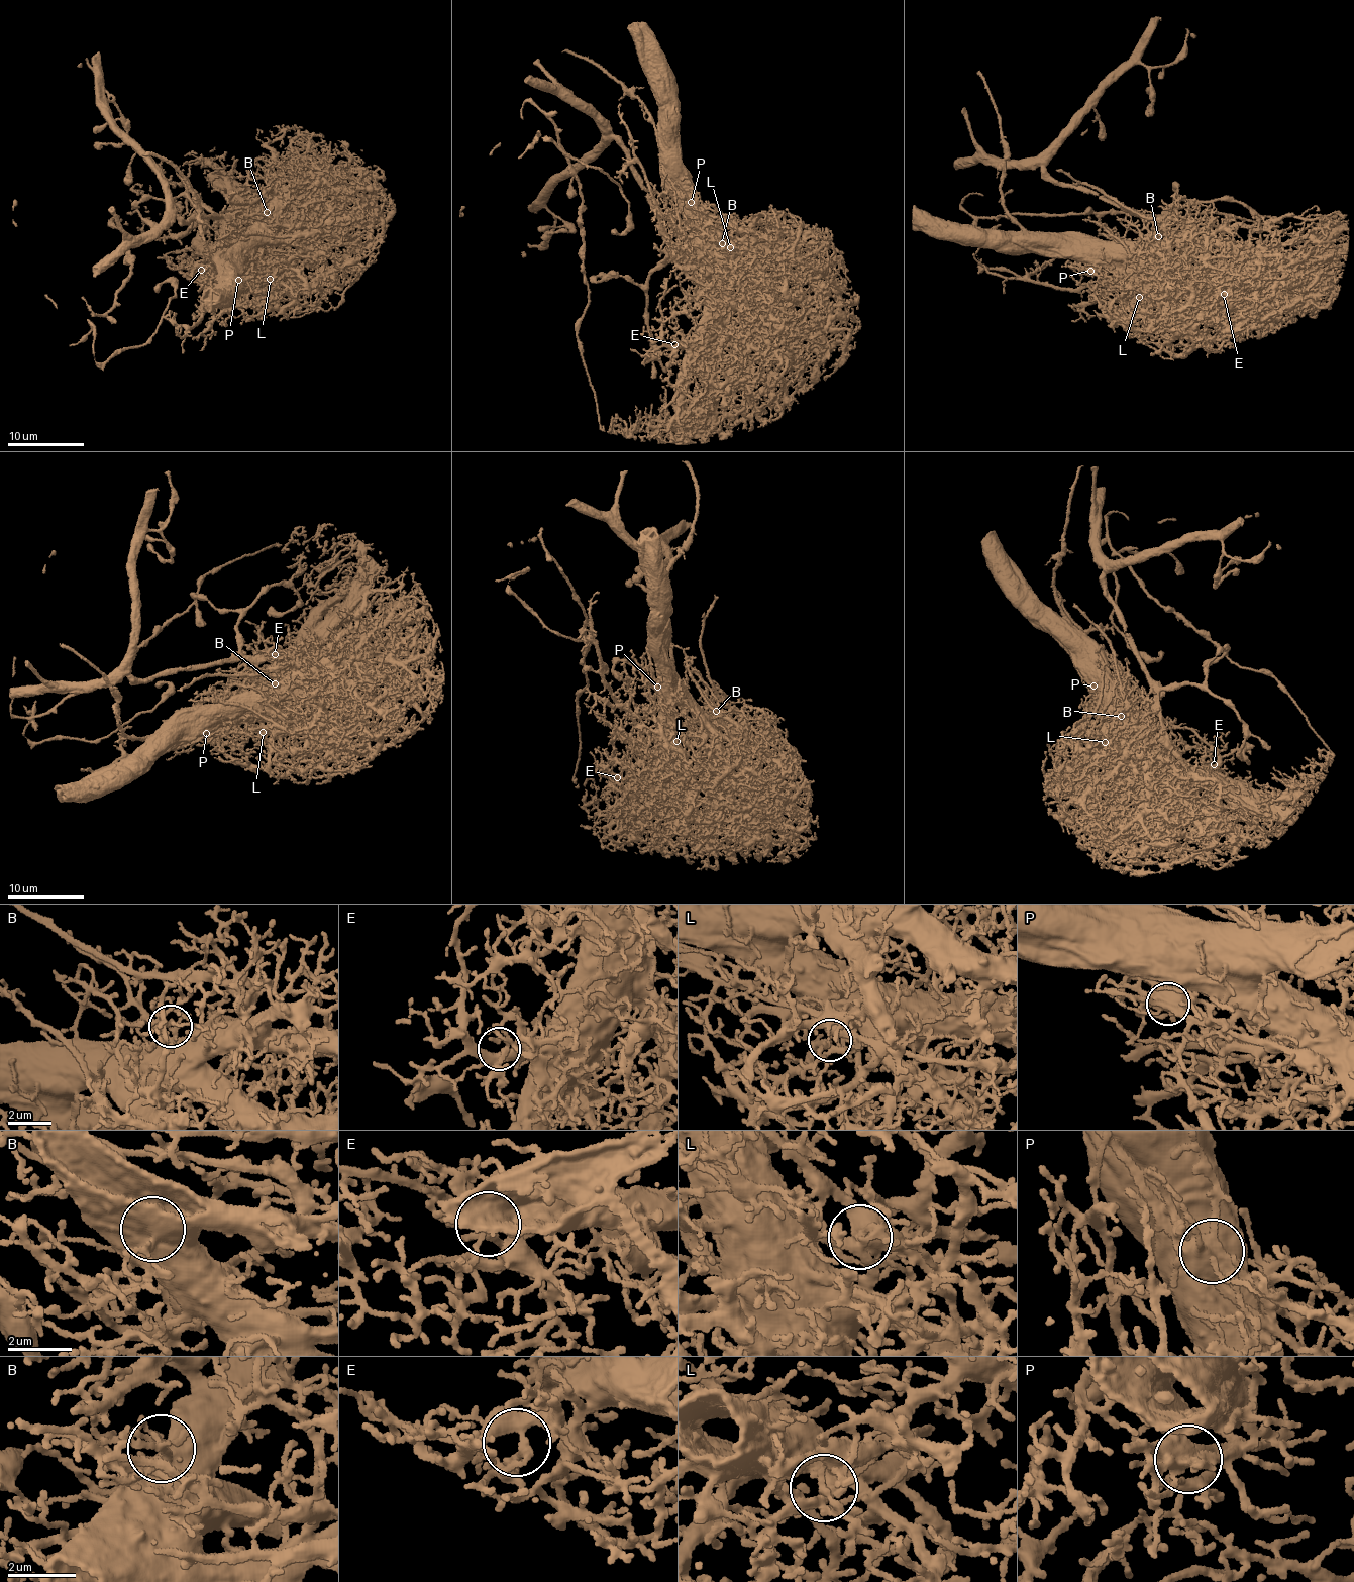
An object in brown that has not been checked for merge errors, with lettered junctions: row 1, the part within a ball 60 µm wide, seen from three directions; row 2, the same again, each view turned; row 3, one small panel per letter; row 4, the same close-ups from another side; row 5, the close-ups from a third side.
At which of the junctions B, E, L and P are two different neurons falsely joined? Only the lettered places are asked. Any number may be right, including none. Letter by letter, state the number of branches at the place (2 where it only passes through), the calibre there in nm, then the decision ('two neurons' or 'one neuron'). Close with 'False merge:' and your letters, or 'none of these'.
B: 3 | 180 nm | one neuron
E: 4 | 280 nm | one neuron
L: 5 | 240 nm | two neurons
P: 6 | 500 nm | two neurons
False merge: L, P

